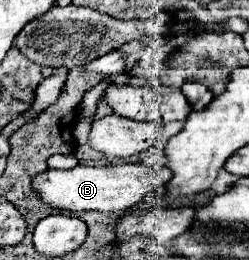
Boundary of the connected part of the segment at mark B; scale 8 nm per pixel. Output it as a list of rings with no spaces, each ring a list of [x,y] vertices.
[[[120,163],[120,165],[78,165],[68,171],[48,169],[34,177],[34,189],[40,193],[42,201],[64,211],[102,211],[102,213],[124,213],[134,203],[138,203],[146,193],[162,189],[170,181],[172,173],[154,169],[140,163]]]

